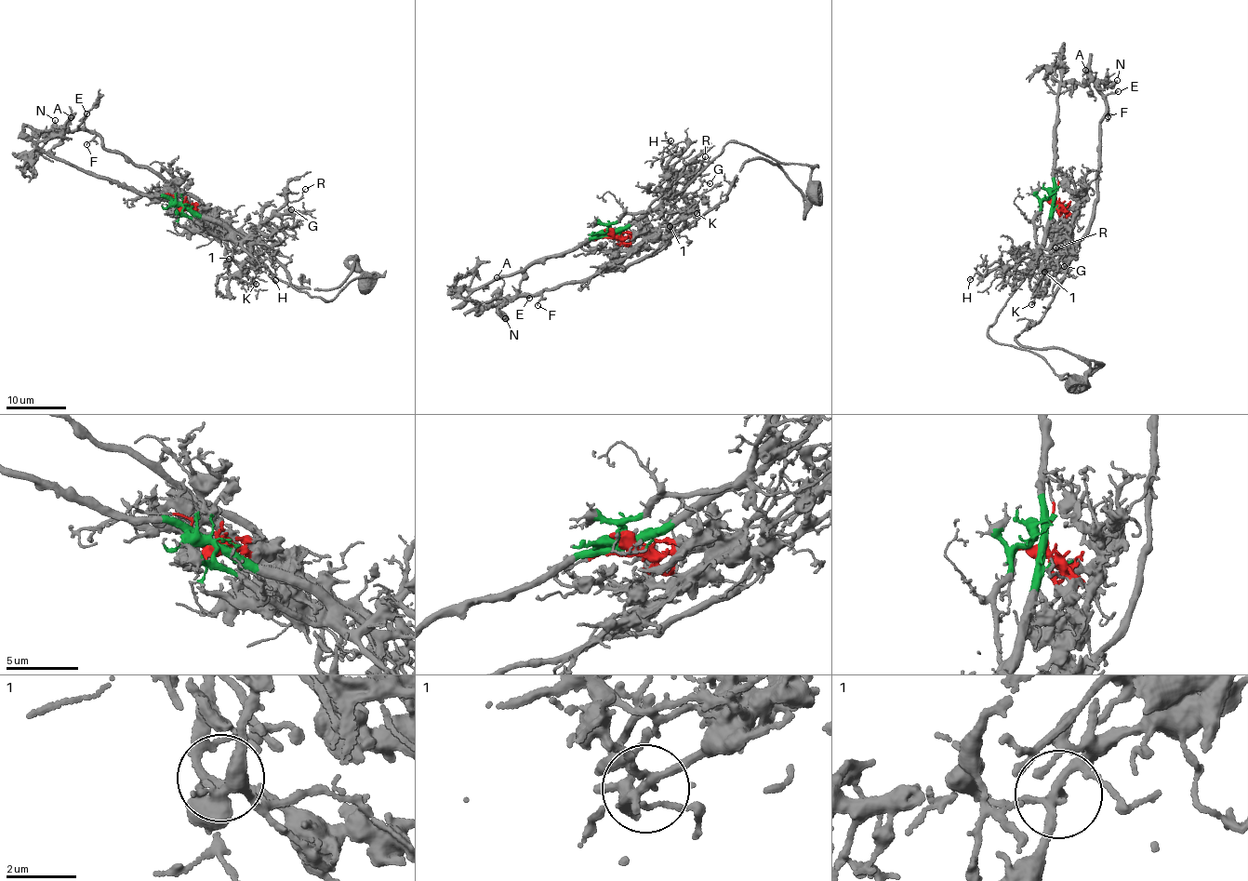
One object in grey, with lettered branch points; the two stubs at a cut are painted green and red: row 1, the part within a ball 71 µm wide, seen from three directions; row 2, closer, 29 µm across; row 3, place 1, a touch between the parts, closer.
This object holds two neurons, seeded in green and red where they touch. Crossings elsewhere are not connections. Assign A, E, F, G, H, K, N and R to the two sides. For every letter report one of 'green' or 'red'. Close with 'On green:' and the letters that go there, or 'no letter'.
A: red
E: red
F: red
G: green
H: green
K: red
N: red
R: green
On green: G, H, R

